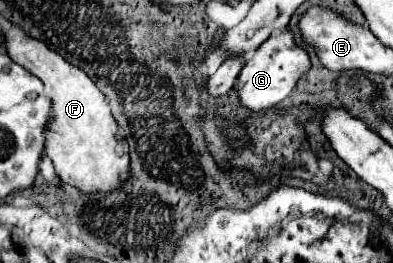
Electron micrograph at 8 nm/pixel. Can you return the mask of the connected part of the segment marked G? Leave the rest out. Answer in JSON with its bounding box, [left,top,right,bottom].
[238,28,310,112]

